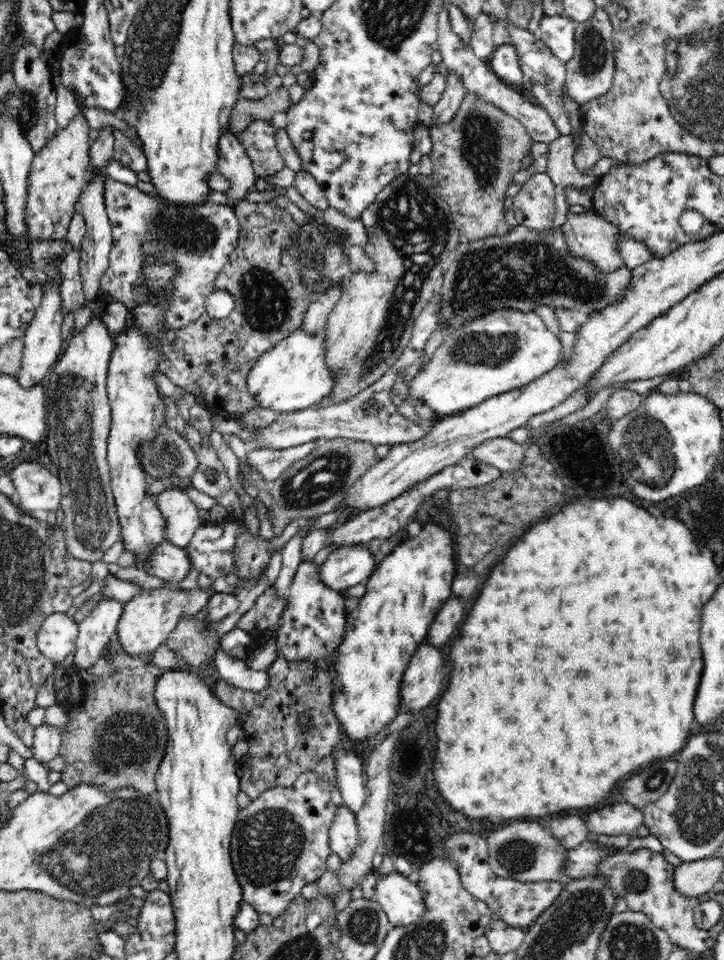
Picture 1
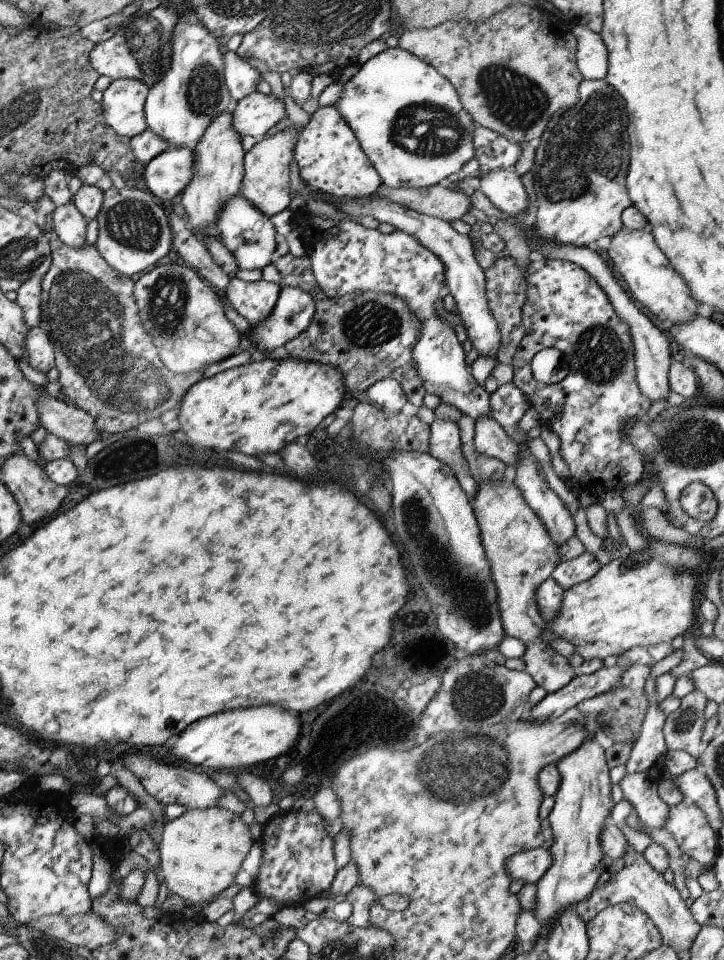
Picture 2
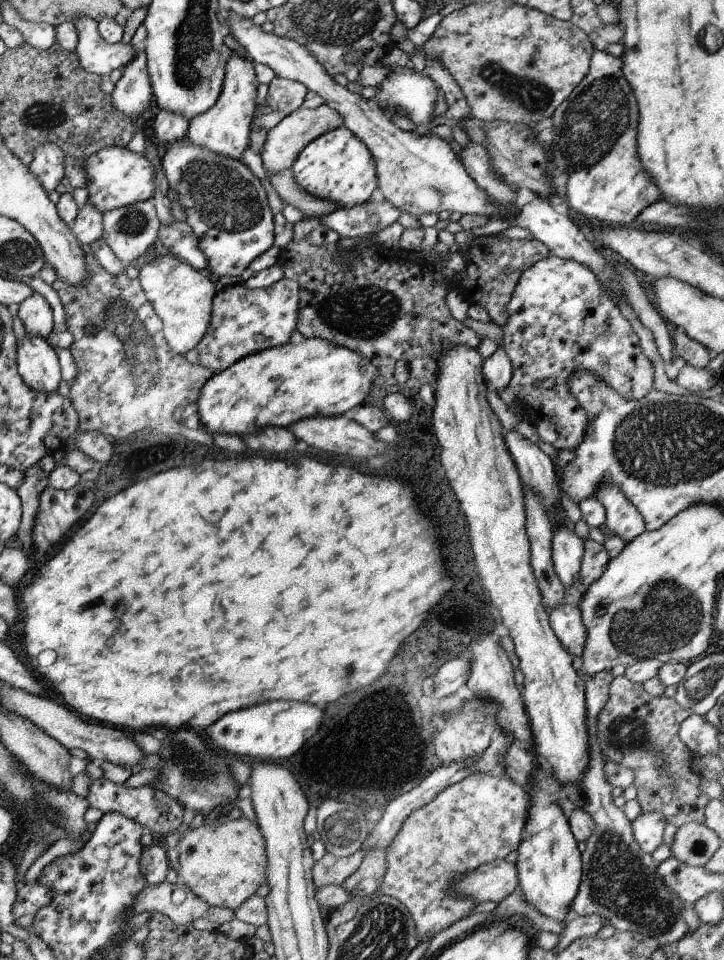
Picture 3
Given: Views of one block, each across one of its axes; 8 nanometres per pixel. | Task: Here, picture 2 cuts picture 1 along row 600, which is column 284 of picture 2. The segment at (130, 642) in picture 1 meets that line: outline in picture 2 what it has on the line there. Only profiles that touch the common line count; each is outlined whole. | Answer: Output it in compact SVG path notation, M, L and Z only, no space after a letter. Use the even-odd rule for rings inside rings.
M289 125L281 132L275 132L271 136L264 136L261 140L257 140L253 148L243 156L243 177L240 183L241 190L238 193L247 204L251 204L251 208L257 208L263 216L271 218L288 208L290 202L288 168L299 132L299 129L291 128Z

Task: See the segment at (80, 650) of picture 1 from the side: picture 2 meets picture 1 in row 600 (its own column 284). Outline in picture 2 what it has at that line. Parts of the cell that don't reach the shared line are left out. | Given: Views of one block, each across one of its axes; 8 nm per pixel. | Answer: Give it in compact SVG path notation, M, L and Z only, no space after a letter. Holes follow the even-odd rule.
M258 91L232 103L230 113L231 126L239 134L239 138L249 135L255 140L261 140L267 130L277 124L279 118L286 116L281 100Z

